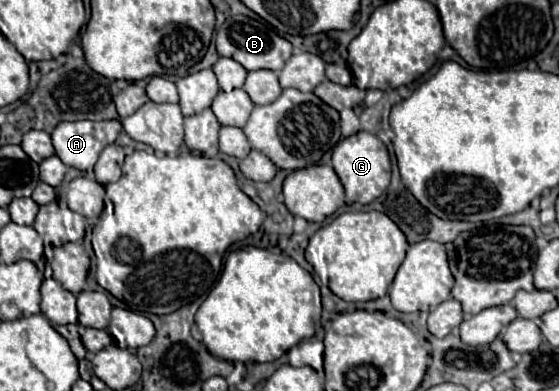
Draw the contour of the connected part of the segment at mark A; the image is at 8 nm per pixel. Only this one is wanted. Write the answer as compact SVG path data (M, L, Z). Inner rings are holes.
M118 120L60 122L52 132L52 144L56 148L56 156L66 166L88 172L94 168L98 154L108 144L114 144L120 128Z

